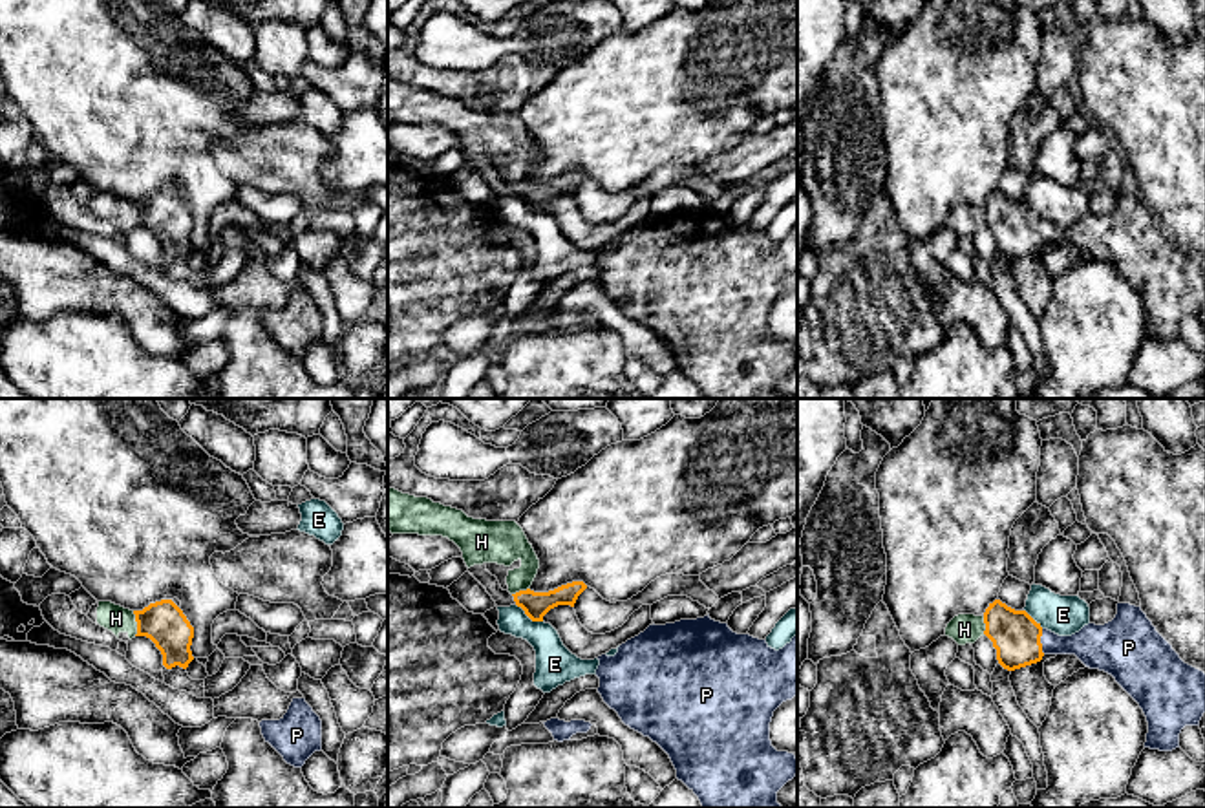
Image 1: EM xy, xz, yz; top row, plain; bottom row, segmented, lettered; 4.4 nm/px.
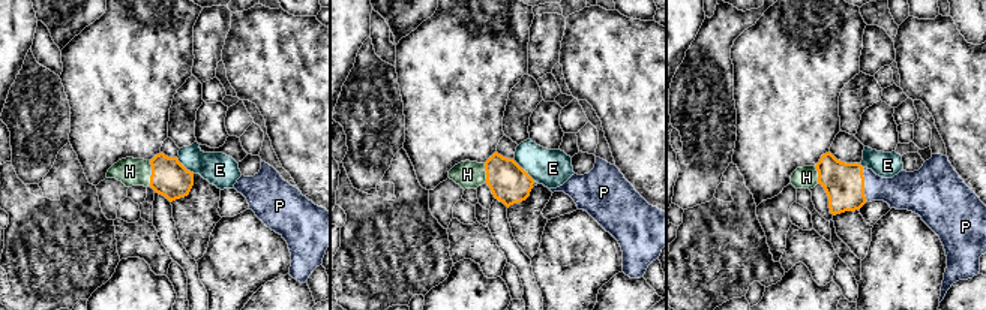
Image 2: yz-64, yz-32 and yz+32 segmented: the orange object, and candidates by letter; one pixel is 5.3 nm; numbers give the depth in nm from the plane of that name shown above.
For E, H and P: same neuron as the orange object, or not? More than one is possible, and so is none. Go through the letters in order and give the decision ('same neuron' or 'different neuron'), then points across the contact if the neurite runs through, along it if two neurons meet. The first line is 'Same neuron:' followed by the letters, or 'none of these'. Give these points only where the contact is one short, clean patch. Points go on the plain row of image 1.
Same neuron: H, P
E: different neuron; border along xz (516, 194), (533, 211), (542, 212)
H: same neuron; runs through xy (163, 212), (138, 214), (116, 209)
P: same neuron; runs through yz (1015, 225), (1023, 233), (1039, 233), (1096, 236)

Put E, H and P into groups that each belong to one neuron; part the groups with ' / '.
E / H P

